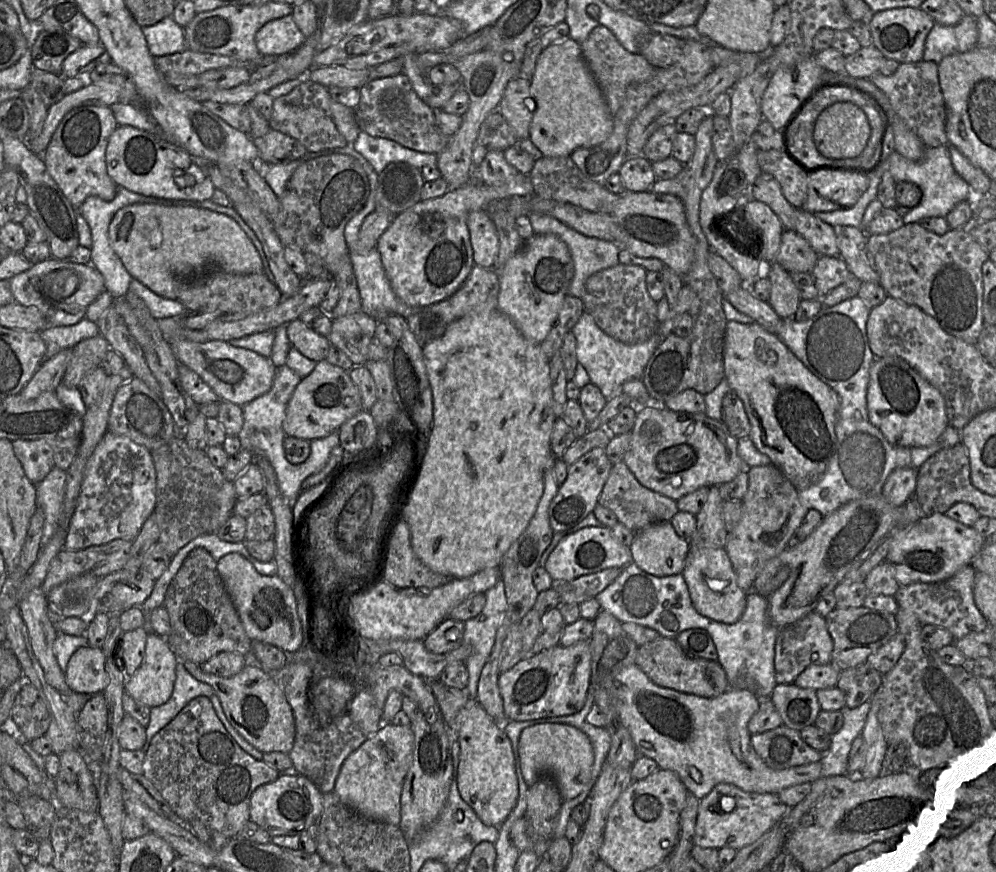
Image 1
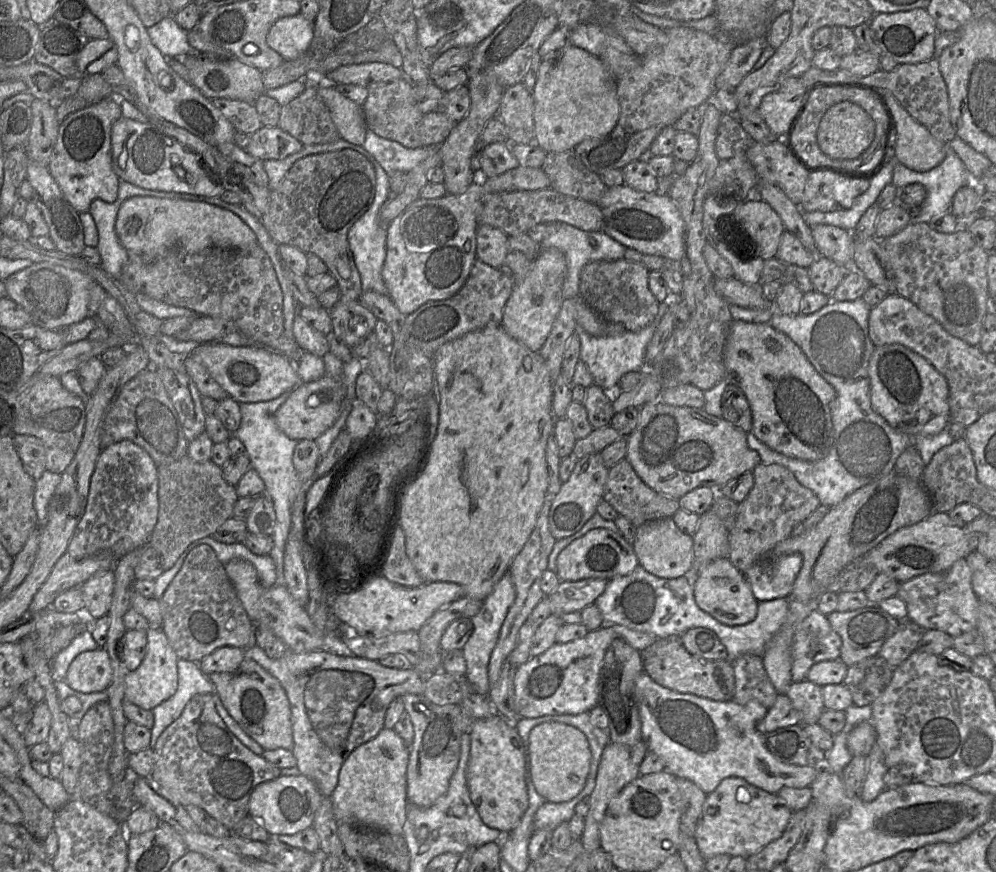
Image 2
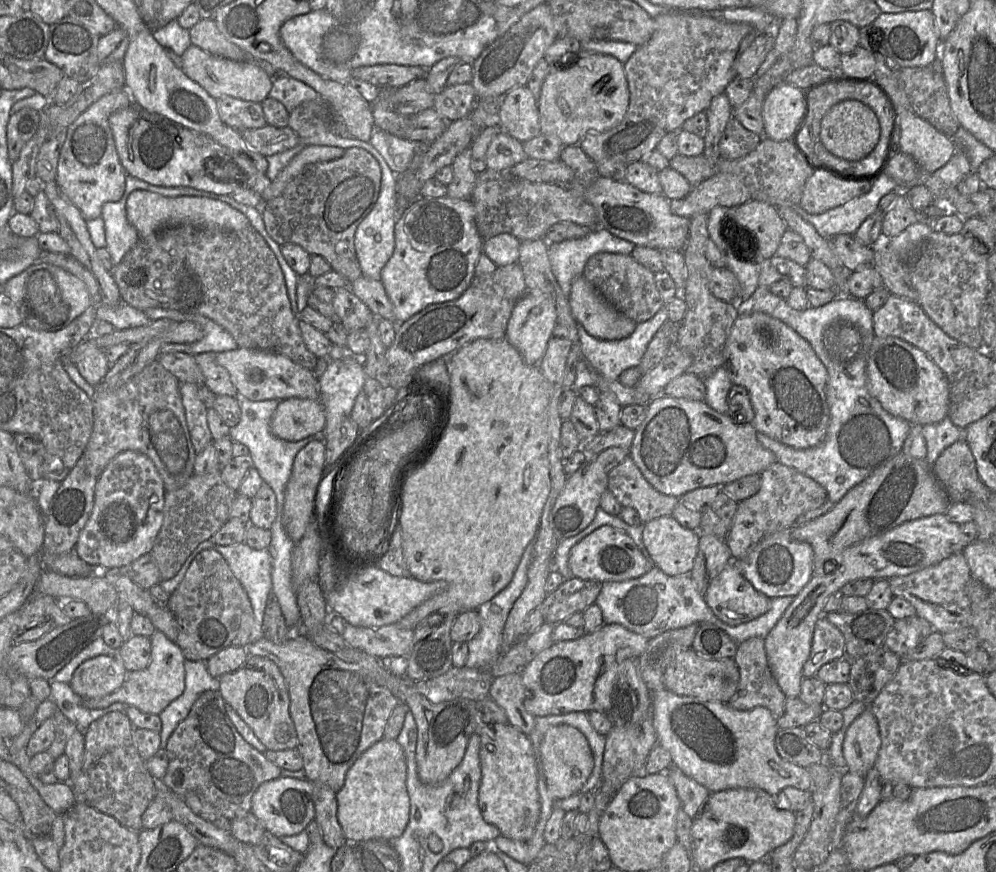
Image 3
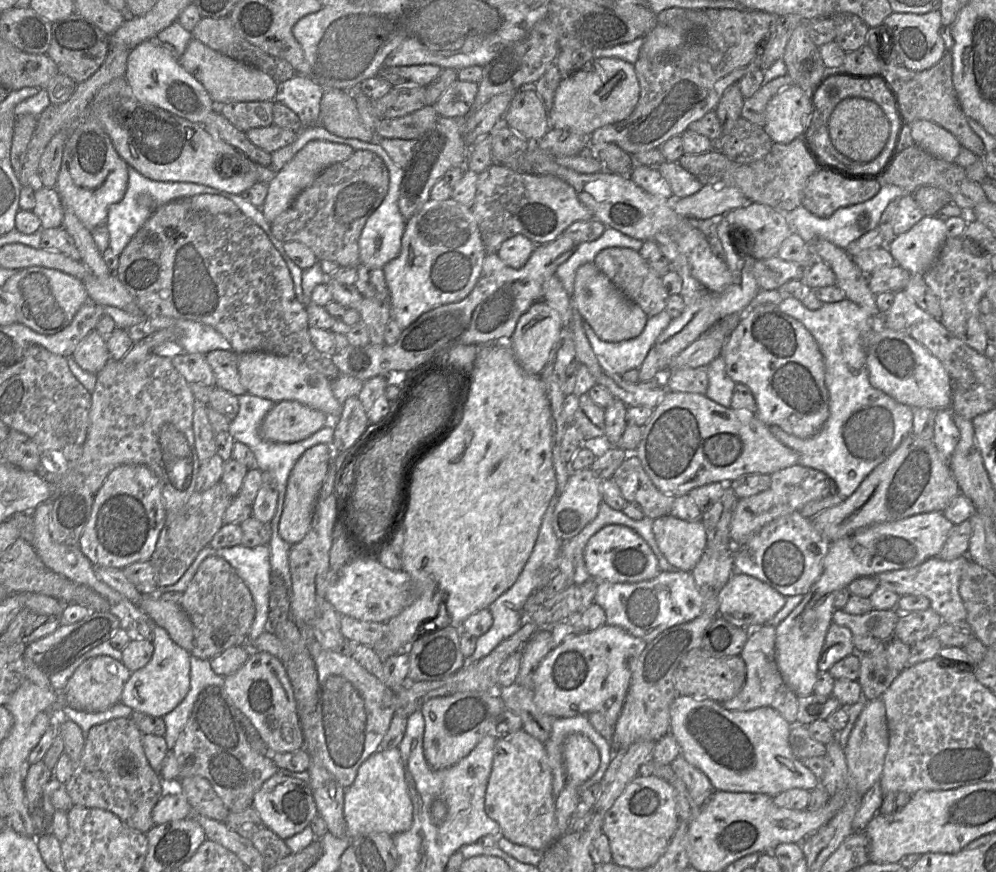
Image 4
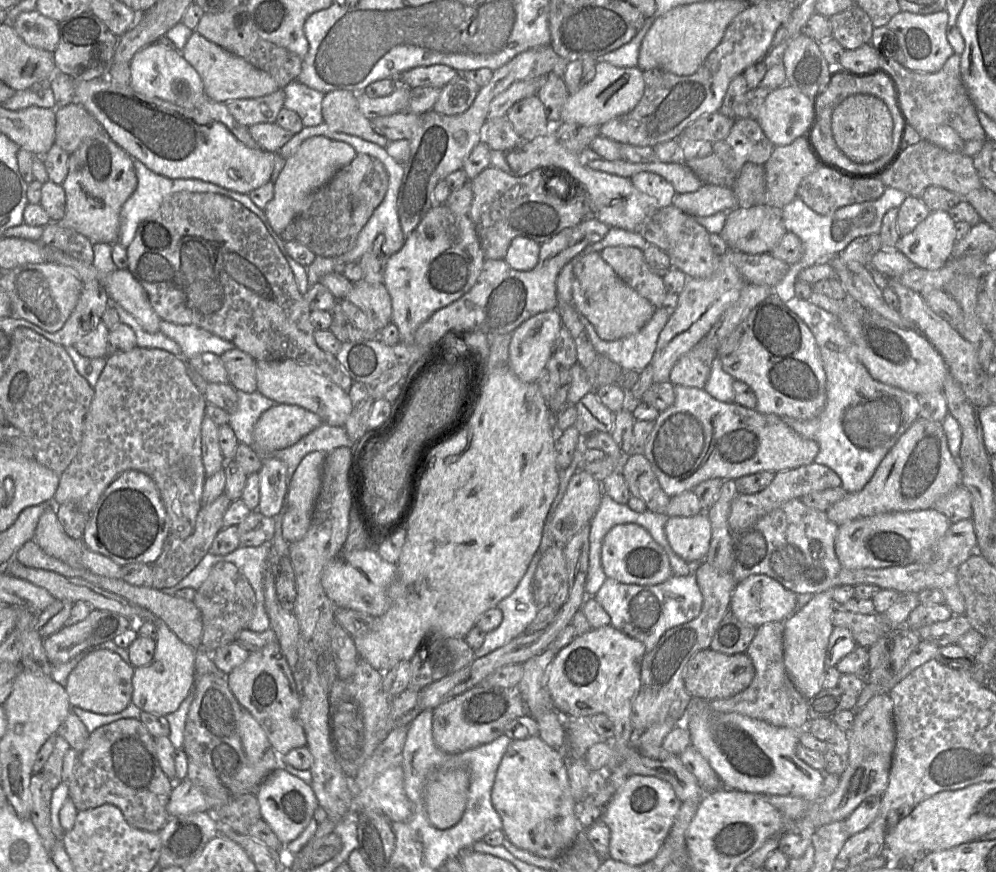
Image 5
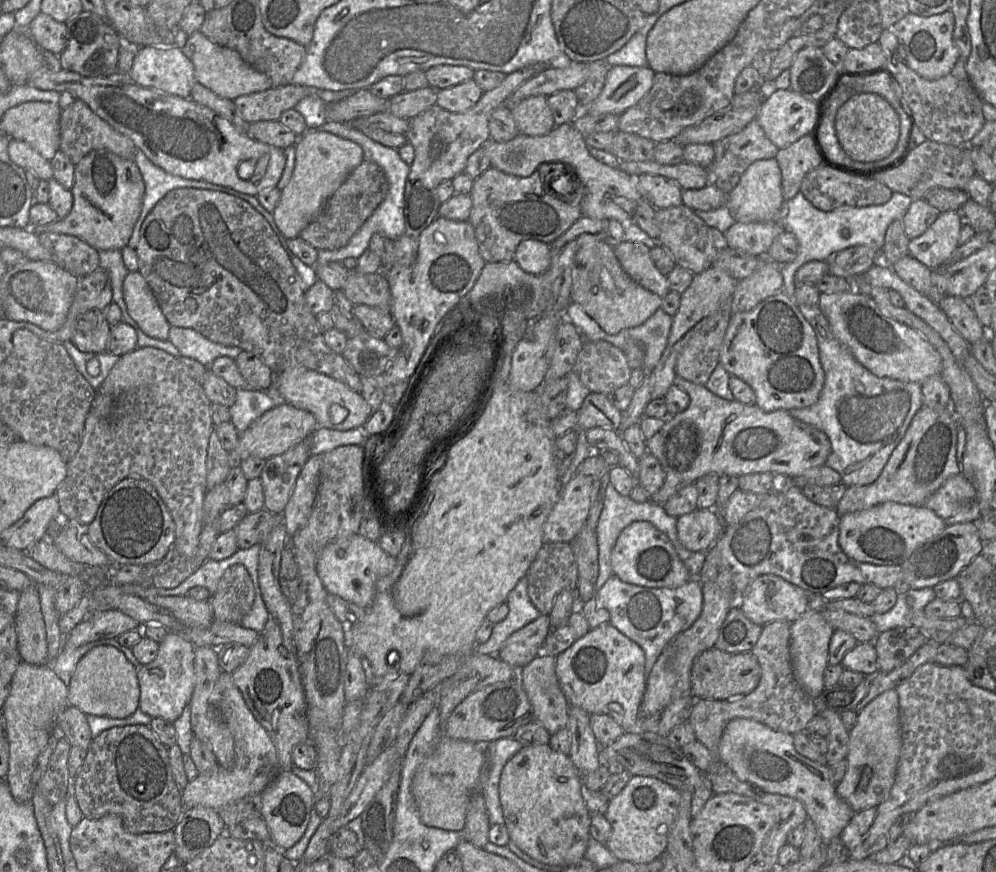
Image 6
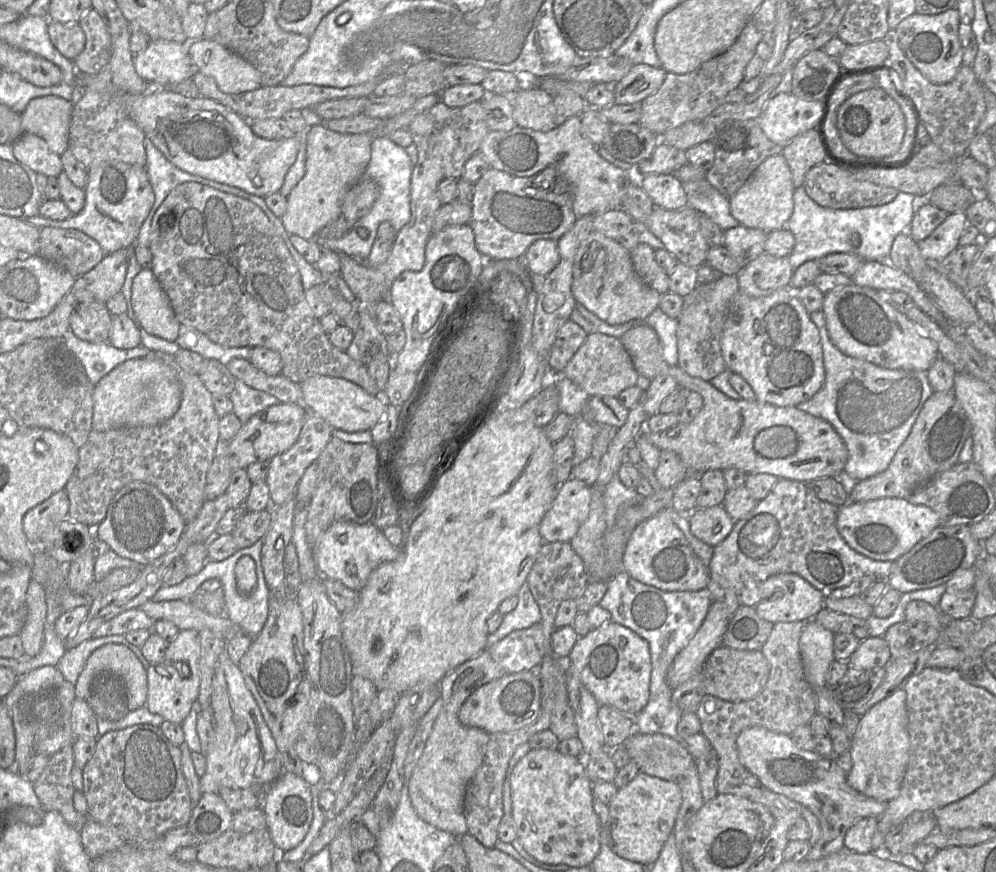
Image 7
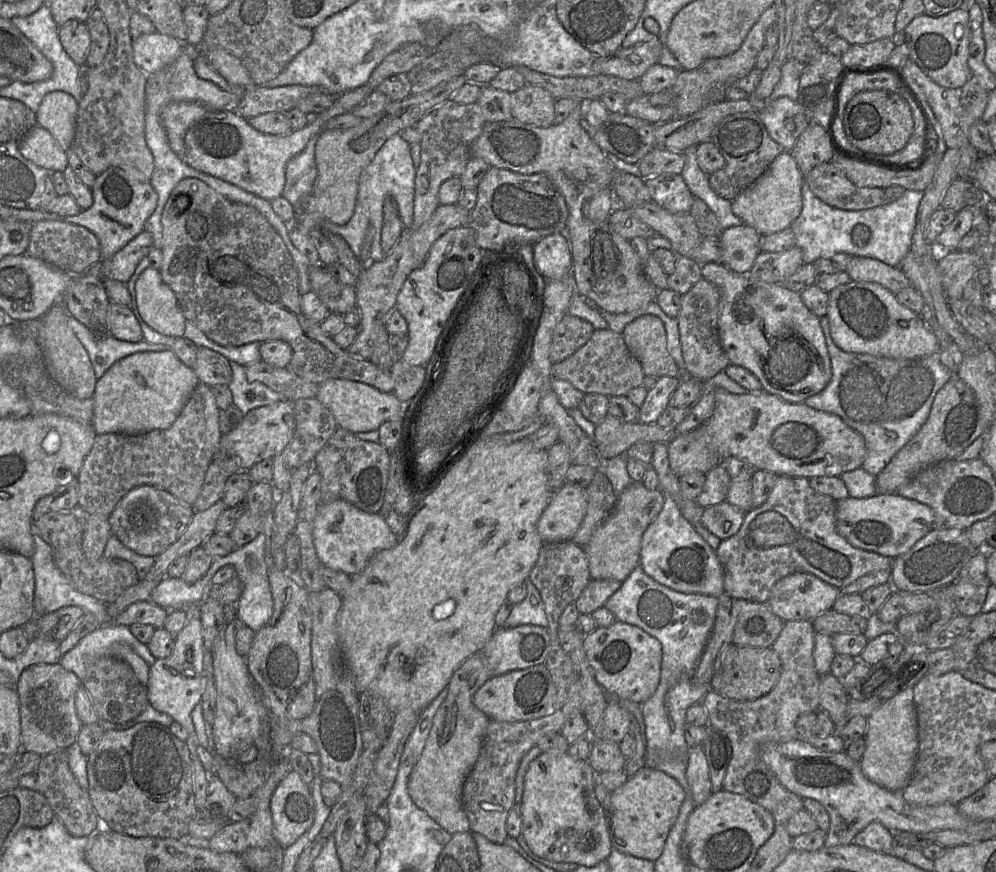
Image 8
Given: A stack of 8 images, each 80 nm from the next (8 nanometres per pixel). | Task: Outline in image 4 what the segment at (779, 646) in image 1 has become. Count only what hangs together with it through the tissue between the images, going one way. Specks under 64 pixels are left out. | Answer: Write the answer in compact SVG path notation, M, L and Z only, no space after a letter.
M831 623L818 661L818 670L827 671L836 662L855 651L849 628Z

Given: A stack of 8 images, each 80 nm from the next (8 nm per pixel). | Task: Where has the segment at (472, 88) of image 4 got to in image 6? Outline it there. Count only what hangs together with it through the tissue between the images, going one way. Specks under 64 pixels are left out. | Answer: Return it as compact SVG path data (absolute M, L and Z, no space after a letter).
M473 80L450 88L438 90L436 103L441 108L454 113L462 113L472 108L484 91Z

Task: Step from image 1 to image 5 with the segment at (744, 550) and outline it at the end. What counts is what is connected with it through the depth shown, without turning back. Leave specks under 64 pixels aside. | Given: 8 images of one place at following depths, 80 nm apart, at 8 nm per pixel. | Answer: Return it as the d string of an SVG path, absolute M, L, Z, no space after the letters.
M812 463L795 469L778 472L771 484L761 492L752 495L738 494L731 503L728 526L731 532L749 526L792 499L801 499L806 494L840 487L841 479L827 466Z

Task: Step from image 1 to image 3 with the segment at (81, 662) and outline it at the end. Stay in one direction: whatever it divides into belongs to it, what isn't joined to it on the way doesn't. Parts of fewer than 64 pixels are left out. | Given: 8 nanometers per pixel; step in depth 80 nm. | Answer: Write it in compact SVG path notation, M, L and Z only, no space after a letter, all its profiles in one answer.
M100 655L94 658L88 659L84 661L82 664L78 666L78 668L74 671L73 676L69 682L70 687L72 690L82 697L83 705L87 708L90 708L86 705L86 700L89 699L96 699L102 698L108 694L113 693L116 691L121 685L123 684L128 671L125 669L123 663L119 658L115 658L109 655Z

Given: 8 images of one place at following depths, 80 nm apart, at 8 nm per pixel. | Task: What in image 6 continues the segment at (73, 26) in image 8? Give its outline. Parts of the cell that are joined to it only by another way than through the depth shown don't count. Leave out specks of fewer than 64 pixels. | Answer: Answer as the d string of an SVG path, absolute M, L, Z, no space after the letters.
M40 13L27 27L27 33L42 50L59 56L66 47L66 26Z

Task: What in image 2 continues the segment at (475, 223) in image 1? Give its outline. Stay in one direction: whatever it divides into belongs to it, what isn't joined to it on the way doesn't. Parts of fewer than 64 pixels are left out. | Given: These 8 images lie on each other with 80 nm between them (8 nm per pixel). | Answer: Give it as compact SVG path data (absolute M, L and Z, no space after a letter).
M479 224L476 241L477 259L493 268L502 268L508 252L508 235L499 228Z

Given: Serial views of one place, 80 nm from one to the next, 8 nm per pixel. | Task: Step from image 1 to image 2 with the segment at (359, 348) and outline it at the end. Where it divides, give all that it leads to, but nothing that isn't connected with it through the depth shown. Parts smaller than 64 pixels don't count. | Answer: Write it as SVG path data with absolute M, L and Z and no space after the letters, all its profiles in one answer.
M338 300L329 312L332 318L332 331L350 349L360 345L373 333L378 320L357 300Z

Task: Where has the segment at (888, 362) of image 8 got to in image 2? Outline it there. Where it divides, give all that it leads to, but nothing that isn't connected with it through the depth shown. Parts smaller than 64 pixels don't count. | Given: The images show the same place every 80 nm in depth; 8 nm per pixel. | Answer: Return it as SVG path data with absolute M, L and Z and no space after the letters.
M858 298L853 301L831 301L826 306L822 307L819 311L804 315L804 314L797 314L797 315L786 315L780 312L776 312L772 319L770 320L769 324L774 327L776 330L784 333L787 335L795 344L799 346L799 348L803 351L809 362L813 365L815 370L834 388L835 390L835 399L832 403L832 424L833 424L833 444L830 448L828 455L819 460L819 461L803 461L791 457L787 457L781 453L776 453L776 457L779 459L775 459L776 465L781 465L787 468L789 471L792 472L796 480L804 487L810 489L819 499L820 505L827 506L829 508L834 507L835 505L842 502L847 496L849 496L854 491L860 489L861 487L870 484L874 481L877 481L887 474L889 474L896 464L898 457L904 452L906 448L913 445L913 438L912 436L898 431L891 427L887 421L877 414L871 406L870 400L870 377L869 377L869 361L875 346L873 345L870 337L869 337L869 327L868 327L868 319L870 314L871 307L863 300L863 298Z

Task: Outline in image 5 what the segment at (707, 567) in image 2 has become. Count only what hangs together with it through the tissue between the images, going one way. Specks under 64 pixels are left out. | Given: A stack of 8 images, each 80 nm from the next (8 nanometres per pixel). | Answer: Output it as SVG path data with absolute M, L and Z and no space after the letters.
M751 575L736 583L731 596L729 612L740 622L756 628L768 622L784 622L797 610L797 595L767 575Z

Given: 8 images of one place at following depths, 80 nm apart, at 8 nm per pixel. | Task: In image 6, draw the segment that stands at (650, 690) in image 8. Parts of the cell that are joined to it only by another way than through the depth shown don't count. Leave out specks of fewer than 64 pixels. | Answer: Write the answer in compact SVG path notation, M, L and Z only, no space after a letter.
M611 623L591 629L556 657L556 674L570 705L592 714L612 717L624 730L638 728L640 707L646 690L646 658L639 644Z

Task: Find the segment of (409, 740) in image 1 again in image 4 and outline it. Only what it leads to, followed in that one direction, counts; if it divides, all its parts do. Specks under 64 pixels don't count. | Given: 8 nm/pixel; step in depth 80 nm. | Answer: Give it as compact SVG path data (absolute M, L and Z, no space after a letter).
M399 748L378 750L358 769L357 776L344 794L344 818L351 839L371 832L392 836L405 832L413 822L410 799Z

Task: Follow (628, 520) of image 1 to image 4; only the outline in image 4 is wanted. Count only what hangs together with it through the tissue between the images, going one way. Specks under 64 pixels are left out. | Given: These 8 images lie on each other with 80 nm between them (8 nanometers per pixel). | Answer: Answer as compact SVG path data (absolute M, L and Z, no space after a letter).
M629 453L612 479L628 503L638 503L644 515L653 520L670 514L676 497L662 493L645 472L640 459Z

